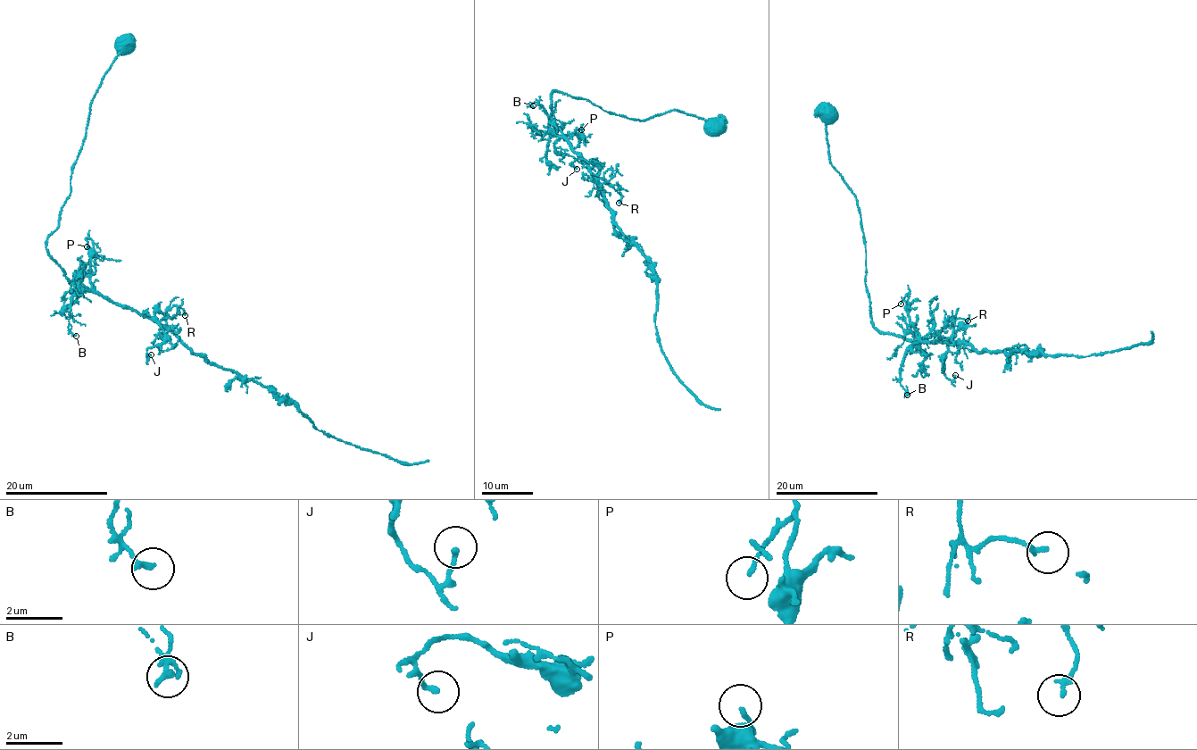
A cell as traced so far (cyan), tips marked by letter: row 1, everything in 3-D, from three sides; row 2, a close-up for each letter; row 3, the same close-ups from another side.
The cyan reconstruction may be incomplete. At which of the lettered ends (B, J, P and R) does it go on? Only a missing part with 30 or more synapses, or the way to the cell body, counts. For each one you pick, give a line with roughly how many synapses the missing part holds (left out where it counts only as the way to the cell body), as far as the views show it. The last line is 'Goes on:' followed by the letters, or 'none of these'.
Goes on: none of these

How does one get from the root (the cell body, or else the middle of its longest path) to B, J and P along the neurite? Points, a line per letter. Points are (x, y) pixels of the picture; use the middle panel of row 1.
B: (716, 123), (671, 110), (639, 120), (554, 90), (552, 129), (551, 116), (534, 101), (533, 105)
J: (716, 123), (671, 110), (639, 120), (554, 90), (549, 128), (594, 174), (599, 168), (578, 158), (577, 169)
P: (716, 123), (671, 110), (639, 120), (552, 91), (549, 128), (558, 136), (573, 133), (586, 141), (581, 129)

